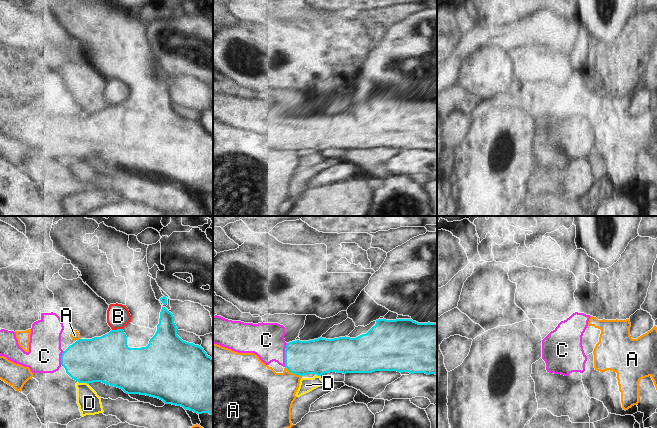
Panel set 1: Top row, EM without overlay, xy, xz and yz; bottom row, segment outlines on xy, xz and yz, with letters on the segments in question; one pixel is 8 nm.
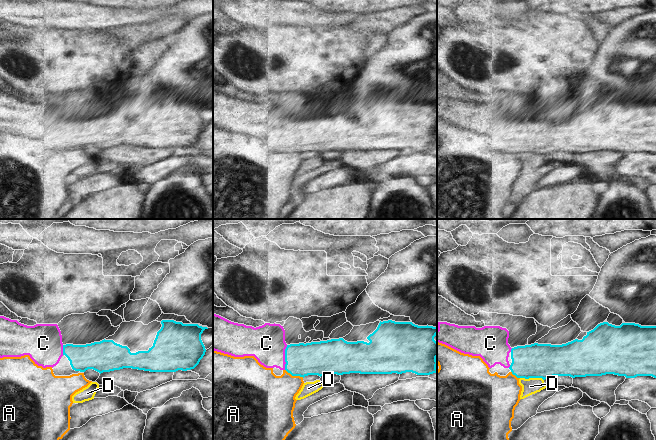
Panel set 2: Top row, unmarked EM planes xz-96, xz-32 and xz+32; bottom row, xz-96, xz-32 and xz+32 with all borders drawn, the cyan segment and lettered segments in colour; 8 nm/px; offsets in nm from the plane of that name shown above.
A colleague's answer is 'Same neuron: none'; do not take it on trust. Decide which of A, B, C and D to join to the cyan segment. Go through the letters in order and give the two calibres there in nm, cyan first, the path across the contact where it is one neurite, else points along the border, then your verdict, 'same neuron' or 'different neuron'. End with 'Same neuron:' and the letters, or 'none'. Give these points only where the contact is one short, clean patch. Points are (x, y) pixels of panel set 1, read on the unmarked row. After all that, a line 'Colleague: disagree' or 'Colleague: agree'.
A: calibres 280 and 360 nm; different neuron
B: calibres 380 and 190 nm; border xy (122, 104), (112, 106); different neuron
C: calibres 280 and 280 nm; way xz (316, 132), (285, 131), (266, 116); same neuron
D: calibres 380 and 180 nm; border xy (78, 157), (87, 160); different neuron
Same neuron: C
Colleague: disagree

